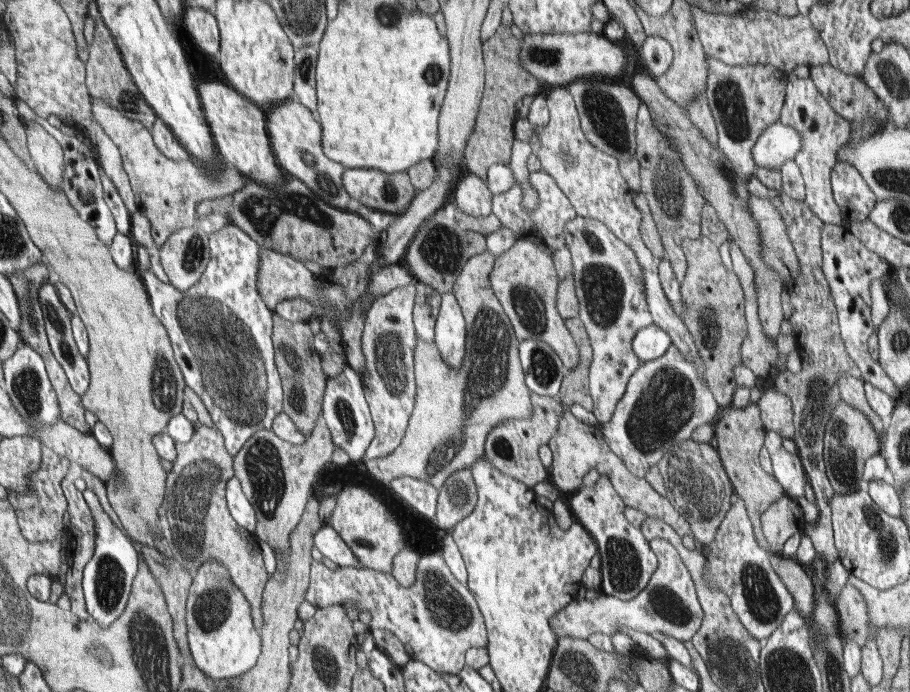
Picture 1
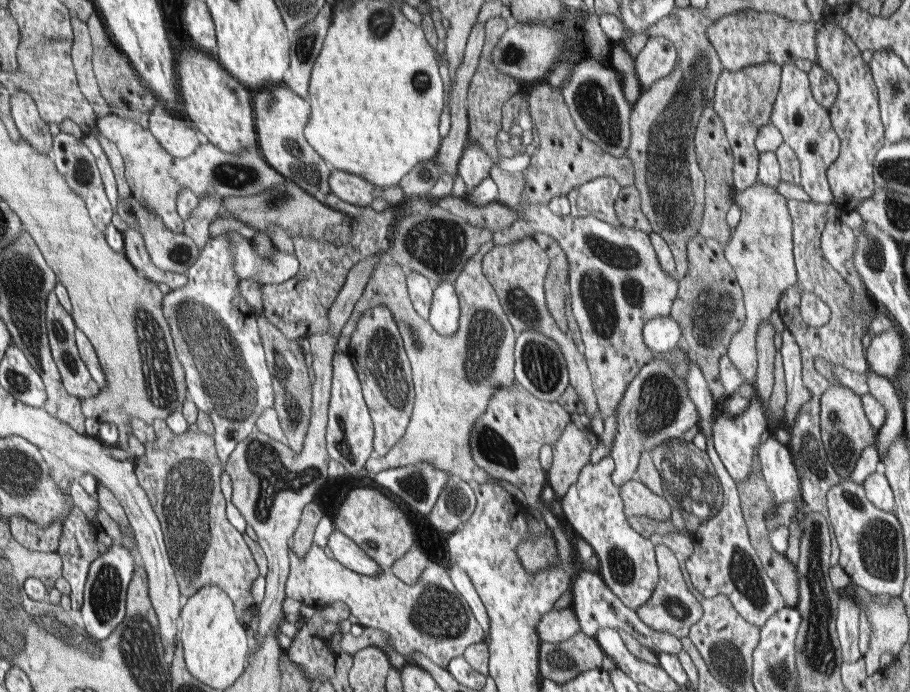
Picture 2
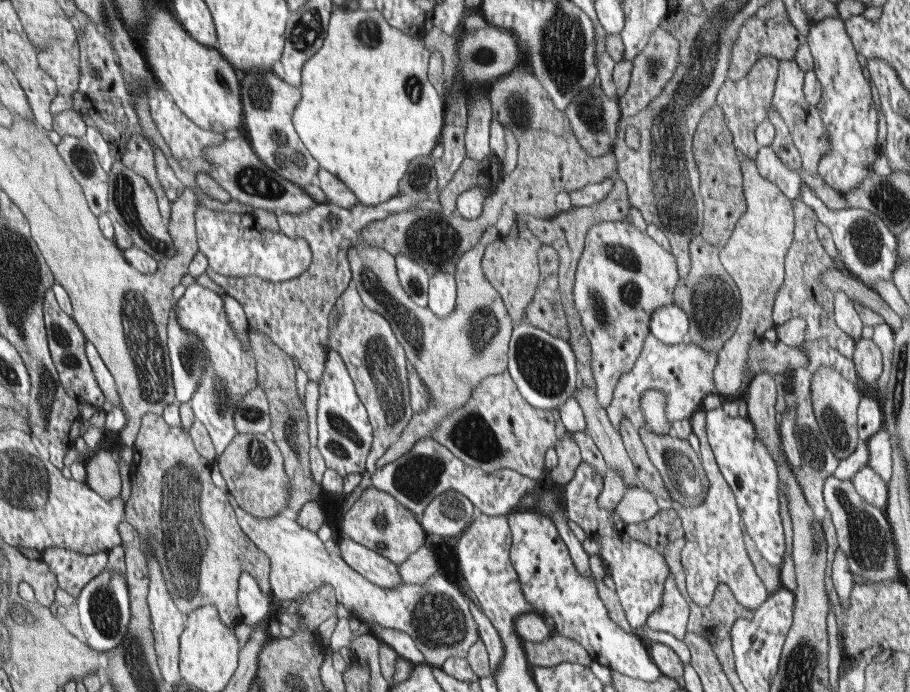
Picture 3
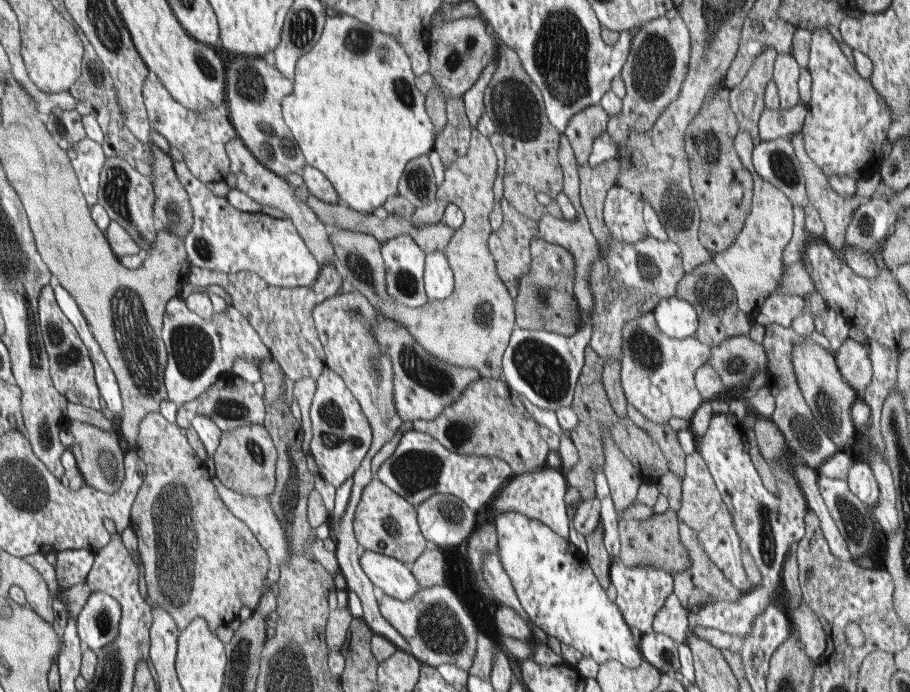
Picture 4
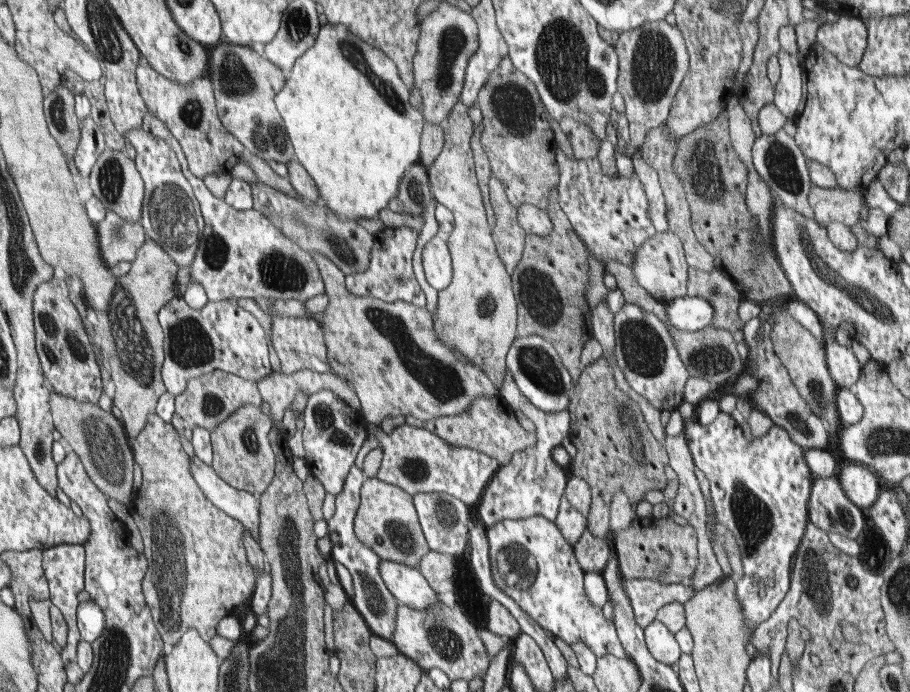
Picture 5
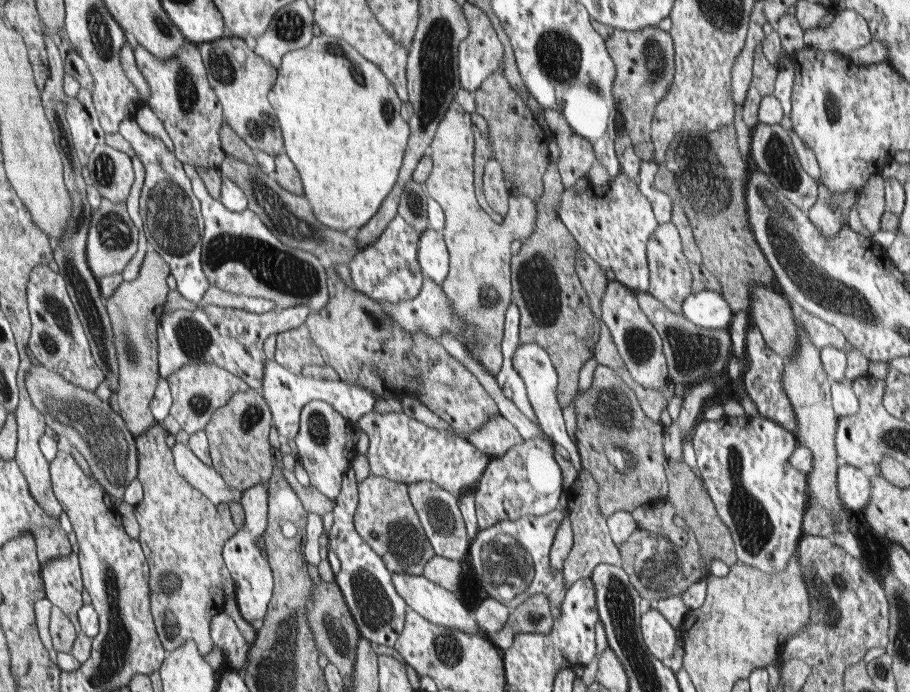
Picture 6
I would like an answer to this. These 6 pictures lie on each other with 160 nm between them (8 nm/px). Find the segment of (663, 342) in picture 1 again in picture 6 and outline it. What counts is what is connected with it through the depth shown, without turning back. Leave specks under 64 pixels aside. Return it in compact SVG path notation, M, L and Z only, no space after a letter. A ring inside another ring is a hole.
M713 290L691 292L684 299L681 312L692 324L707 329L729 329L734 317L723 295Z

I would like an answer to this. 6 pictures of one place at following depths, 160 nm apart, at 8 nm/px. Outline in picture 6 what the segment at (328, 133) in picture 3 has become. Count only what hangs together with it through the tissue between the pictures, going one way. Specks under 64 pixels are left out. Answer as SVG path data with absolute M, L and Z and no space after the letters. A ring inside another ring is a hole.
M322 34L312 39L311 45L285 54L281 65L278 67L278 71L279 76L275 82L275 86L273 86L270 94L268 94L268 98L274 107L277 114L276 118L278 118L279 126L283 131L283 138L285 140L284 152L295 163L303 179L303 185L305 186L304 196L309 200L316 218L322 224L339 231L355 232L379 212L379 209L383 206L383 202L391 194L391 190L398 180L405 150L408 146L408 139L411 133L410 125L409 121L404 120L400 115L402 104L398 96L396 96L392 81L388 78L387 74L384 74L381 66L370 62L352 45L348 45L342 39Z

